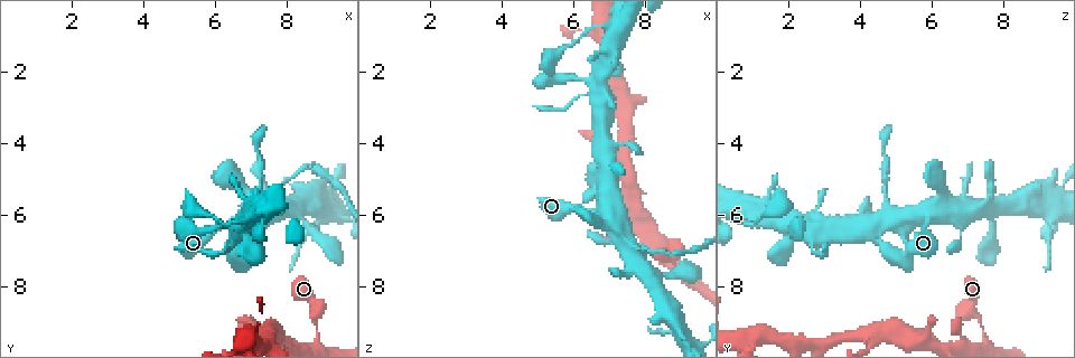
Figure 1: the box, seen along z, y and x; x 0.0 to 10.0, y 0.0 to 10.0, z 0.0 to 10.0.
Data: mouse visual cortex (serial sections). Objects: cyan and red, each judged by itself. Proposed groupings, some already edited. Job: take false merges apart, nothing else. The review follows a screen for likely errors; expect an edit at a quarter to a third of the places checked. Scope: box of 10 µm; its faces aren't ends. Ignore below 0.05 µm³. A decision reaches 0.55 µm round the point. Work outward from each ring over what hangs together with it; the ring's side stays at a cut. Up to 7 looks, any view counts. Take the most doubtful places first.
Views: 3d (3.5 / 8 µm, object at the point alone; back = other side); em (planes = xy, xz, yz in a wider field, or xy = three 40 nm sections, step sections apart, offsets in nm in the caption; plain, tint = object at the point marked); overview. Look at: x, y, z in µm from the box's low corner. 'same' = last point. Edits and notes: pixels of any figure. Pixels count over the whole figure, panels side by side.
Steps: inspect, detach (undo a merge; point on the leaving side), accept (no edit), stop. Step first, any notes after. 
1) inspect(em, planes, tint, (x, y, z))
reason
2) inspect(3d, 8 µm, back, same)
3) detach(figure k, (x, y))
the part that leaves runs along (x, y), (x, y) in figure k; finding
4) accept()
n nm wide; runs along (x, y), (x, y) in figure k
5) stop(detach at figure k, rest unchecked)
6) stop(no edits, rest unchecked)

inspect(3d, 8 µm, (7.35, 6.25, 6.80))
sudden change in width

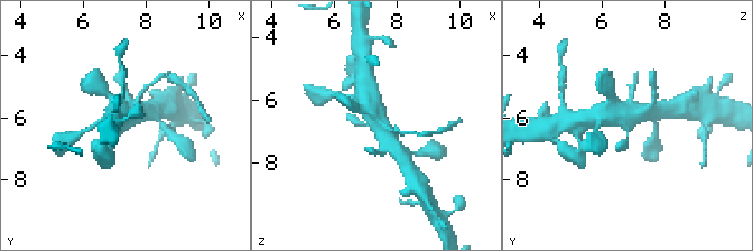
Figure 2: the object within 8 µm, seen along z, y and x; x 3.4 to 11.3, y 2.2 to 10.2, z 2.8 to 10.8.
inspect(3d, 3.5 µm, same)
zoom in

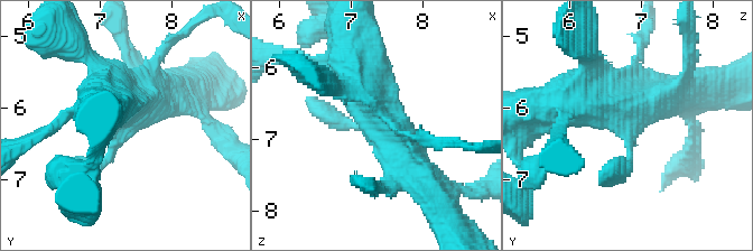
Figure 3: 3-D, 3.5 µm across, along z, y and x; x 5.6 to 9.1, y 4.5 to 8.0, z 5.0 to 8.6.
inspect(em, xy, step 2, tint, (7.35, 6.25, 6.90))

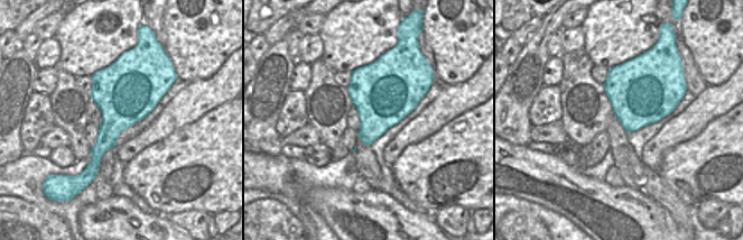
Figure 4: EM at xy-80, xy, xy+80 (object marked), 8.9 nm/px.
accept()
550 nm wide; runs along (574, 102), (617, 102), (631, 126), (617, 170) in figure 3; continuous, no second cell

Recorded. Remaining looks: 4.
inspect(3d, 3.5 µm, (8.80, 9.30, 7.50))
a narrow waist

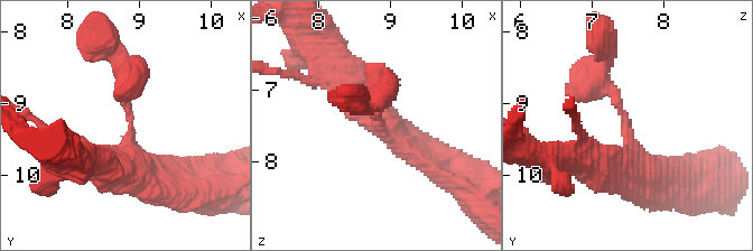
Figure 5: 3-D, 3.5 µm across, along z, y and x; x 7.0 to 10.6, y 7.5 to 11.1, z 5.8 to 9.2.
inspect(em, xy, step 1, tint, (8.85, 9.30, 7.45))
now the EM

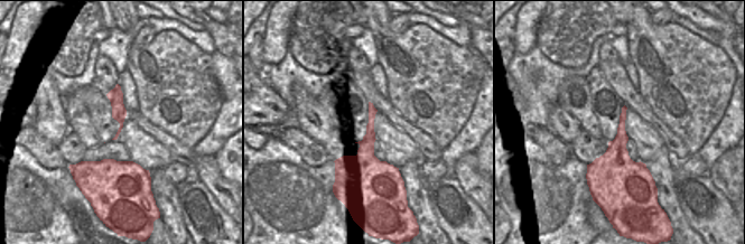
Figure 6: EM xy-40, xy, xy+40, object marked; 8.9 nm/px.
accept()
all the same cell

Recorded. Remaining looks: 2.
inspect(3d, 3.5 µm, back, (9.05, 5.90, 9.15))
sharp bend

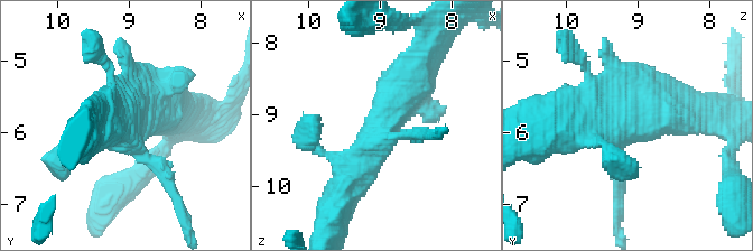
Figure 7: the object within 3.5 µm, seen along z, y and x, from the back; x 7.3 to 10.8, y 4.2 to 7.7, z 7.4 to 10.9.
inspect(em, xy, step 3, tint, (9.00, 5.95, 9.20))
shape alone is not enough

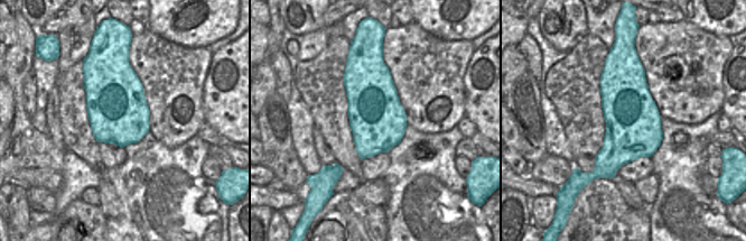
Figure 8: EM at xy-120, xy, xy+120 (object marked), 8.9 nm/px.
accept()
runs along (417, 70), (369, 156), (335, 159) in figure 7; continuous, no second cell

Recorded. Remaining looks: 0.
stop(no edits, rest unchecked)

